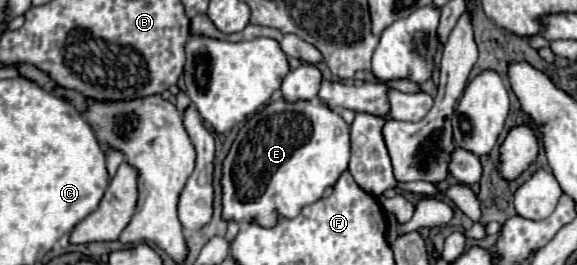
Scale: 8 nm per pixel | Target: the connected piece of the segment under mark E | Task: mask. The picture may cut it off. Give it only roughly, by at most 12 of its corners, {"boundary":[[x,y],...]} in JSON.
{"boundary":[[278,99],[222,163],[222,219],[276,227],[348,169],[350,125]]}

